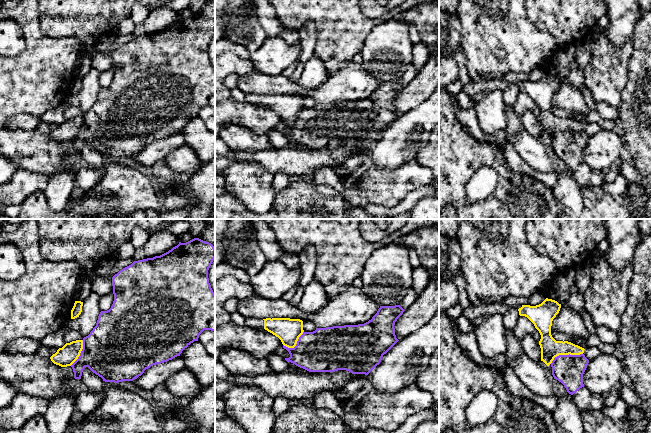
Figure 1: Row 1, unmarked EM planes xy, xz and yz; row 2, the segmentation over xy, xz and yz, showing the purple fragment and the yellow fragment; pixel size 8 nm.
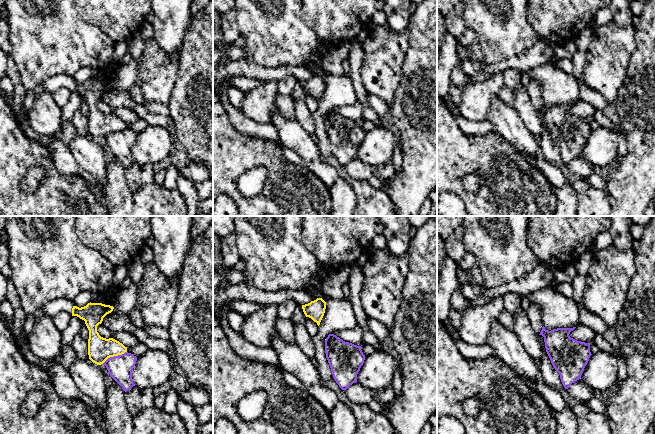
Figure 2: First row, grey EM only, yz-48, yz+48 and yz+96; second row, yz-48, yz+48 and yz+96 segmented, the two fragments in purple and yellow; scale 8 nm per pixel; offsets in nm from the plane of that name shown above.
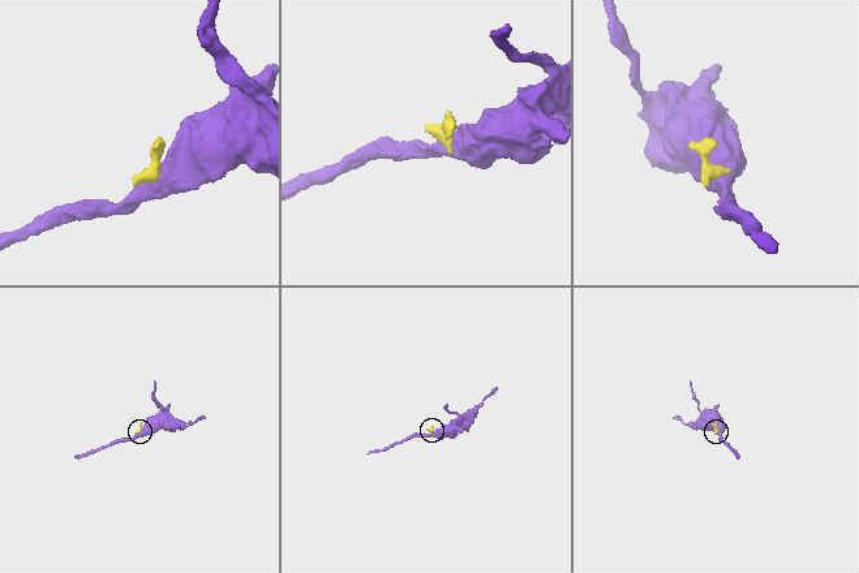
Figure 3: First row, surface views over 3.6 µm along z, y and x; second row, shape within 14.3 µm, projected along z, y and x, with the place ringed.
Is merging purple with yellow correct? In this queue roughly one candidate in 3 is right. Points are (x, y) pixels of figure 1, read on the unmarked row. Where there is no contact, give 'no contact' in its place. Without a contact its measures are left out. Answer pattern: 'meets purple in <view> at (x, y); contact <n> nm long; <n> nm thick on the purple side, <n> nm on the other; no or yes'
meets purple in yz at (565, 131); contact 280 nm long; 240 nm thick on the purple side, 160 nm on the other; no

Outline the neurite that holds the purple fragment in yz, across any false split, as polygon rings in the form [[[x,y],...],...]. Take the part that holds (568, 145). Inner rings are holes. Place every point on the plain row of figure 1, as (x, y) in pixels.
[[[584,130],[559,131],[551,139],[554,155],[561,158],[571,171],[584,163],[583,150],[589,136]]]

